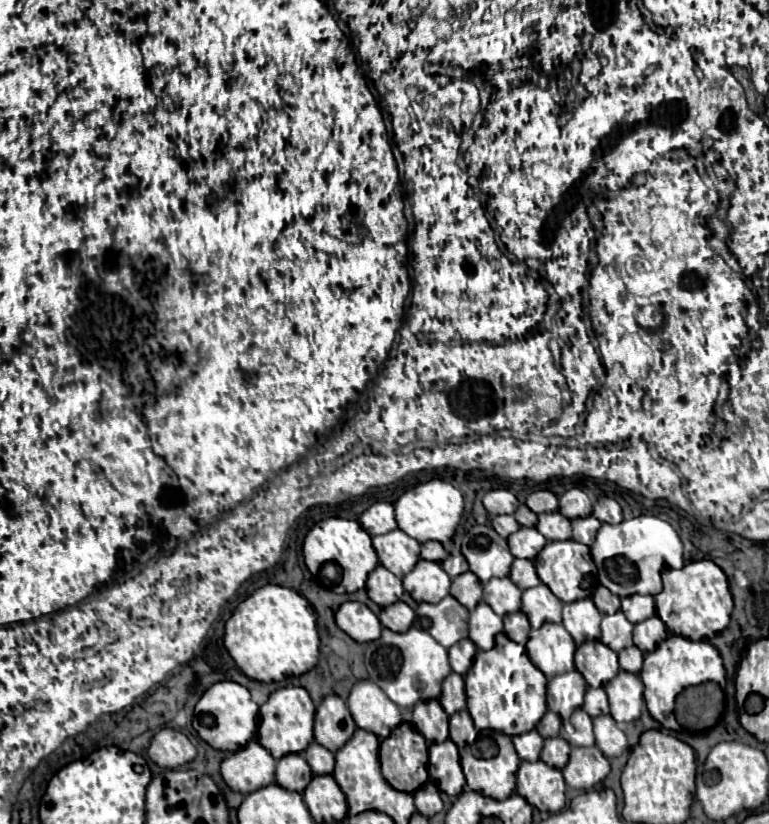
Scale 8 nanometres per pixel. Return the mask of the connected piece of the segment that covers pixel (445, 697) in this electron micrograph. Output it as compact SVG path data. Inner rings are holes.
M451 672L445 680L443 680L443 692L439 696L439 702L443 706L443 710L451 716L459 710L465 708L465 682L461 674Z

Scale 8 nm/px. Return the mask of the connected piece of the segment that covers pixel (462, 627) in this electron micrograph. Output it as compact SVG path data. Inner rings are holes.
M445 596L437 604L419 604L417 626L429 632L441 646L451 648L455 642L467 638L469 612L453 596Z

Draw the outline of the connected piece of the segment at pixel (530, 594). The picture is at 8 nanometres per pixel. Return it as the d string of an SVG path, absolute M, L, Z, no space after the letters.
M539 584L523 592L523 606L521 610L527 614L533 628L539 628L545 622L561 622L563 602L547 590L547 586Z

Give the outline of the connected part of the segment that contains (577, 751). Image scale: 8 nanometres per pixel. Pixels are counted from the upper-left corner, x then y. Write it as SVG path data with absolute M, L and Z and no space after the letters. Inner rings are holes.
M597 746L573 748L567 766L561 770L565 782L571 788L587 790L601 782L609 774L609 760Z

